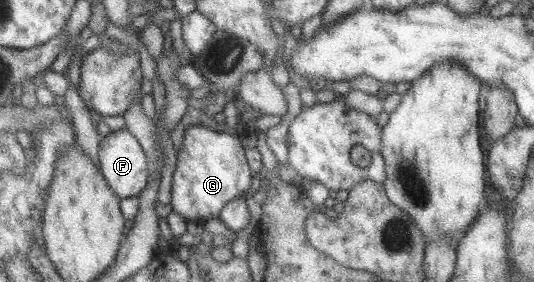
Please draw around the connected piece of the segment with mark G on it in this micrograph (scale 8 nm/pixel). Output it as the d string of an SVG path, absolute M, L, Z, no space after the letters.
M190 126L184 131L182 146L175 152L177 161L172 174L171 210L189 222L206 223L219 218L222 207L233 198L250 192L250 168L240 138L214 132L204 126Z

